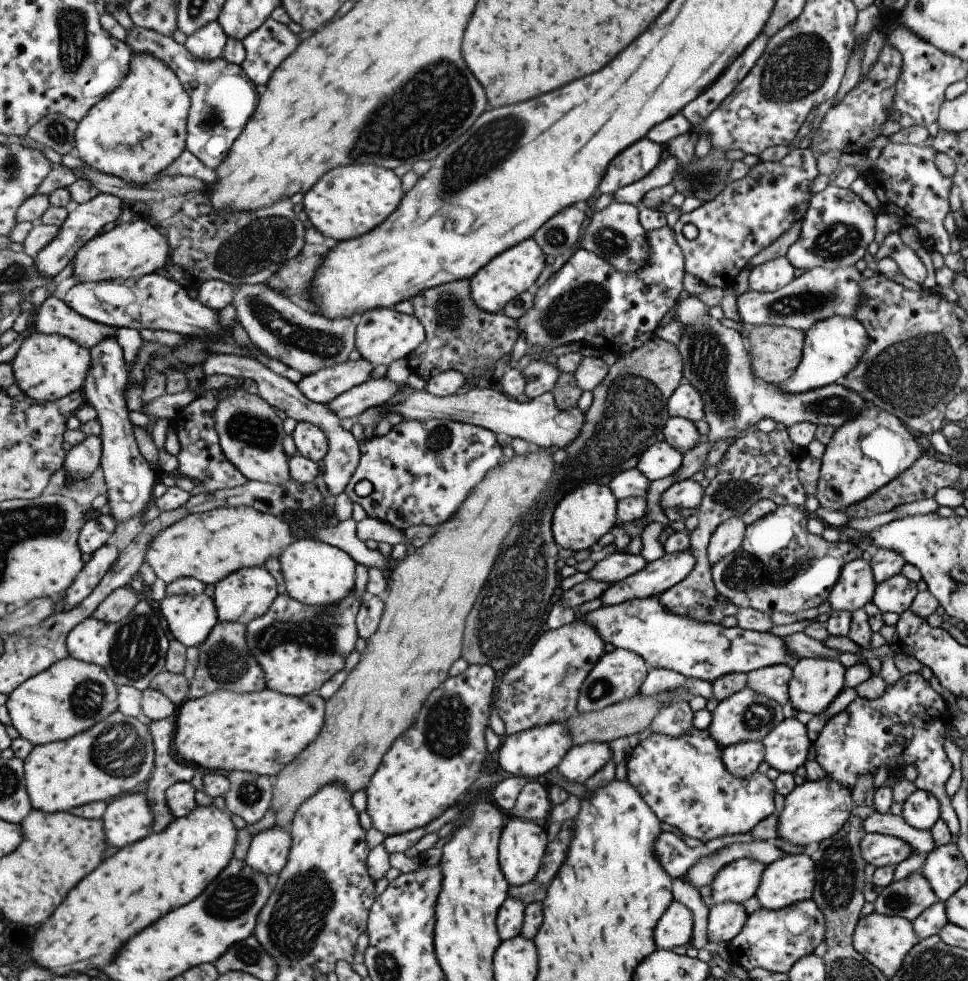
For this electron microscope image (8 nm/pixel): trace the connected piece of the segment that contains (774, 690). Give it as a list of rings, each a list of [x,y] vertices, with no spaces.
[[[771,665],[748,672],[746,686],[756,693],[773,699],[781,706],[787,707],[788,682],[792,668],[787,665]]]

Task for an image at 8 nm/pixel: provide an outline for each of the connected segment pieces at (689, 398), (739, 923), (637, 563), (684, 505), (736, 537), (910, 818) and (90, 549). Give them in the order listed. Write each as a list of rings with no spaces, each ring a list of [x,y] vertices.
[[[681,380],[680,385],[671,393],[666,408],[669,417],[681,417],[692,423],[704,418],[702,398],[685,380]]]
[[[719,903],[708,908],[706,935],[708,942],[728,943],[743,928],[748,914],[741,903]]]
[[[615,551],[604,559],[596,562],[587,572],[588,579],[611,583],[623,580],[626,576],[639,572],[645,566],[641,555],[630,555],[624,551]]]
[[[692,478],[674,482],[658,498],[659,508],[696,509],[702,497],[702,488]]]
[[[730,516],[713,529],[706,548],[706,555],[711,566],[729,553],[738,550],[742,544],[745,527],[738,516]]]
[[[915,789],[900,805],[903,820],[913,828],[927,830],[939,818],[939,801],[930,792]]]
[[[99,515],[85,523],[79,537],[79,546],[85,554],[92,555],[105,546],[116,531],[118,522],[113,515]]]

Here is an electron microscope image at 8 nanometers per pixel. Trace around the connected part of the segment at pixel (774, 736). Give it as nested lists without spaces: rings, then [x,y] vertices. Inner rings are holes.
[[[787,716],[776,724],[761,740],[764,750],[764,760],[780,773],[793,774],[795,768],[803,765],[807,758],[807,750],[812,742],[805,733],[805,725],[799,723],[795,717]]]

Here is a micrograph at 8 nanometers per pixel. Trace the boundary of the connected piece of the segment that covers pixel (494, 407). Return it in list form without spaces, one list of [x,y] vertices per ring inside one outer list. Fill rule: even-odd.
[[[474,386],[460,390],[456,395],[446,397],[435,396],[424,389],[423,391],[410,395],[404,402],[392,408],[390,407],[384,417],[392,410],[398,412],[403,419],[407,419],[408,421],[418,420],[425,422],[431,419],[449,419],[459,421],[460,423],[477,425],[481,428],[490,428],[490,431],[495,434],[505,434],[509,438],[522,438],[531,447],[541,448],[542,450],[547,448],[549,450],[564,449],[579,434],[584,421],[584,413],[577,406],[559,411],[554,405],[554,398],[551,393],[543,393],[529,400],[516,400],[505,396],[503,392],[499,393],[491,388],[476,388]]]

